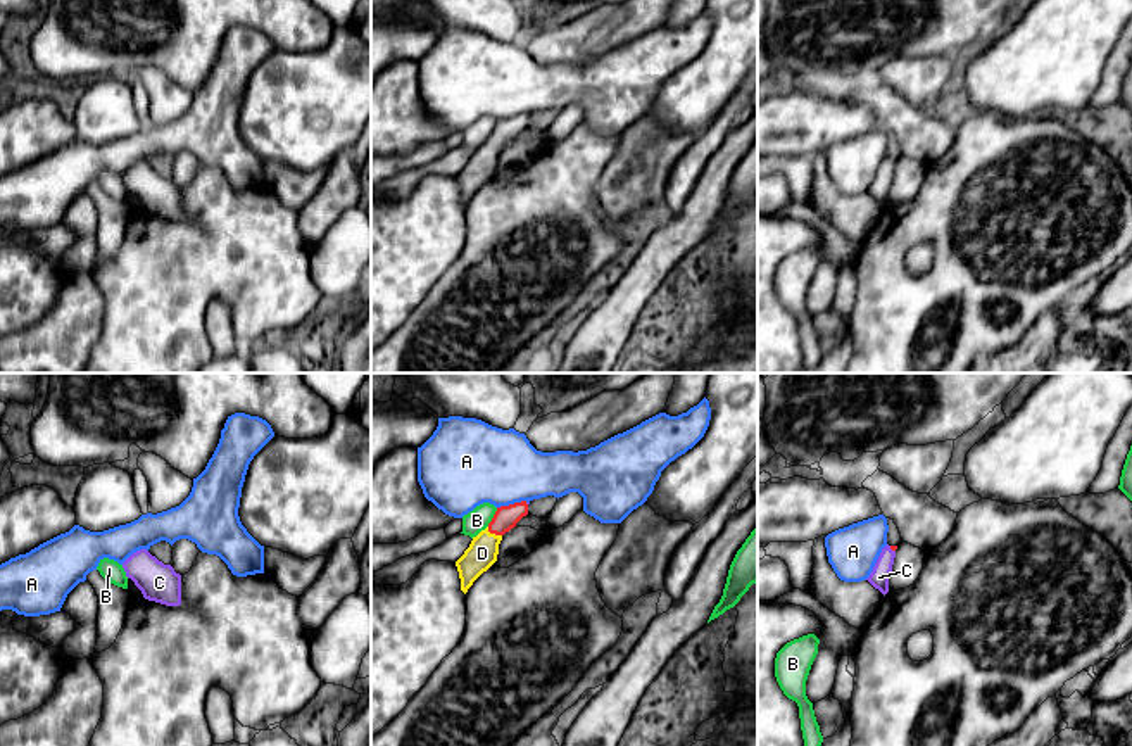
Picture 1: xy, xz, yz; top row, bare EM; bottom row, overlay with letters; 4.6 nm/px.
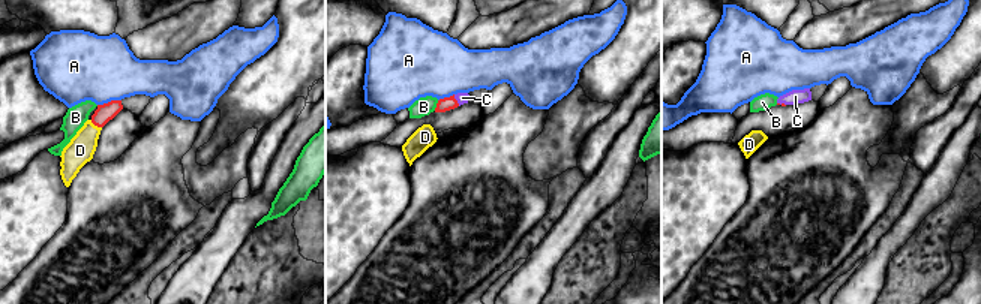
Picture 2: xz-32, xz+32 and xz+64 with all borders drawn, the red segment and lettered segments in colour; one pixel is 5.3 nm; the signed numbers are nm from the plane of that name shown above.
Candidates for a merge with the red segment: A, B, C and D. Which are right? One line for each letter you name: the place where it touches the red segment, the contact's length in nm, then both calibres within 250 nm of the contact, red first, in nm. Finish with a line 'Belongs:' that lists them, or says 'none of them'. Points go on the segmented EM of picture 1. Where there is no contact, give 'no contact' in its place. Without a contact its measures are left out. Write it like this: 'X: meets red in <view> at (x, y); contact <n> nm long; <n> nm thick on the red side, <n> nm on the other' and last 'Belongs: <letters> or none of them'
C: meets red in yz at (893, 550); contact 40 nm long; 20 nm thick on the red side, 90 nm on the other
D: meets red in xz at (494, 532); contact 80 nm long; 110 nm thick on the red side, 140 nm on the other
Belongs: C, D

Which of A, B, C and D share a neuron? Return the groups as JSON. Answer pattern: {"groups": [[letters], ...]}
{"groups": [["A"], ["B"], ["C", "D"]]}

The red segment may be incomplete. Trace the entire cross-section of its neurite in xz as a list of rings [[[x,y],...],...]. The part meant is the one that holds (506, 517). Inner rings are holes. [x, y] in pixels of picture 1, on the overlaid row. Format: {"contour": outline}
{"contour": [[[526,501],[500,506],[497,508],[488,527],[473,537],[469,547],[456,561],[461,578],[461,591],[464,594],[473,585],[473,582],[497,561],[502,535],[514,528],[516,523],[526,515]]]}

